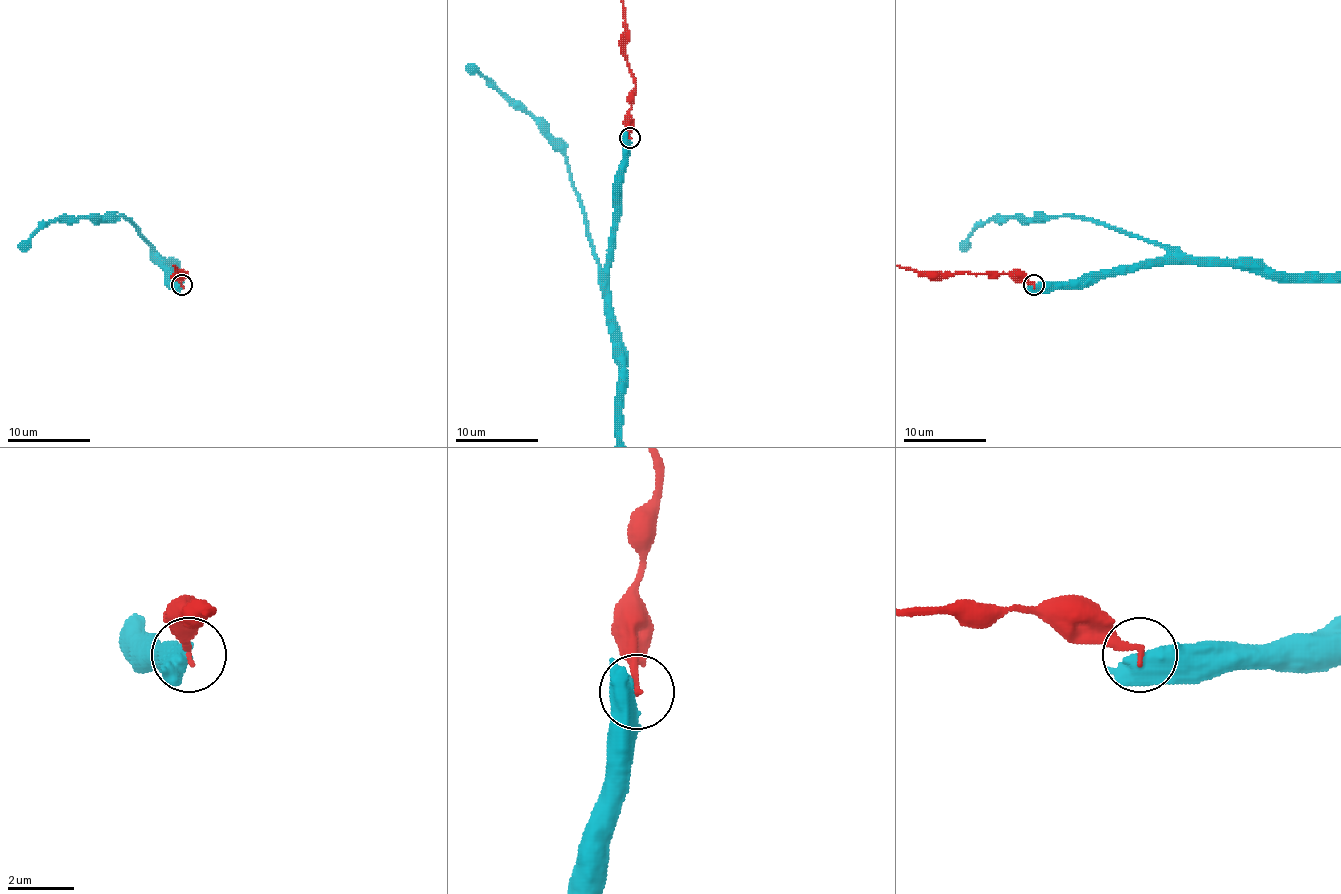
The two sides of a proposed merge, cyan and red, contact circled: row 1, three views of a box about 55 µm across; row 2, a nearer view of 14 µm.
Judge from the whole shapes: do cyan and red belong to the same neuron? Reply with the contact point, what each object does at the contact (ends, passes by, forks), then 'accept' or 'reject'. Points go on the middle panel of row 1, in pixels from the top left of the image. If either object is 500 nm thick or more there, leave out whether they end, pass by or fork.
at (630, 138); reject

